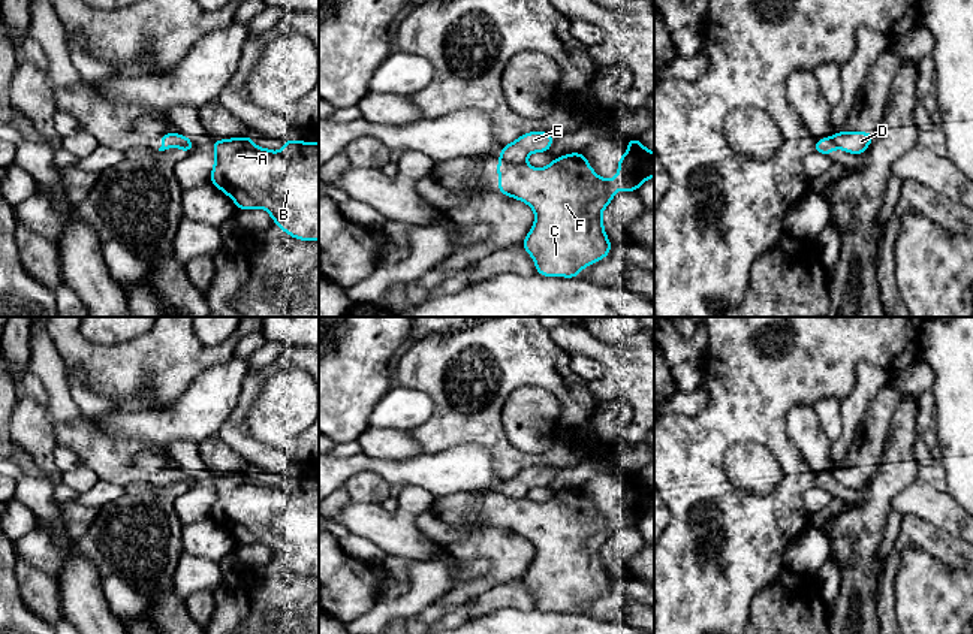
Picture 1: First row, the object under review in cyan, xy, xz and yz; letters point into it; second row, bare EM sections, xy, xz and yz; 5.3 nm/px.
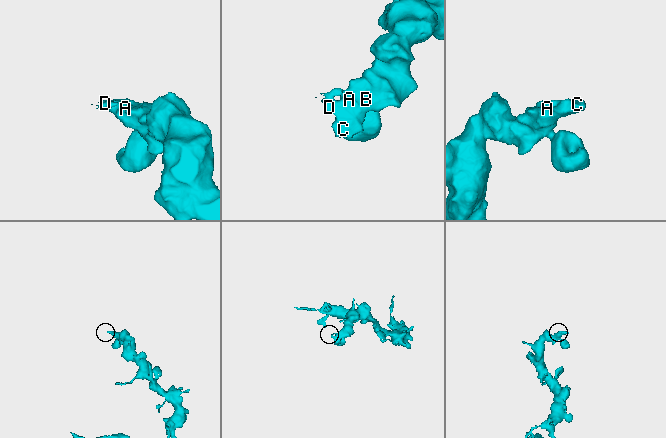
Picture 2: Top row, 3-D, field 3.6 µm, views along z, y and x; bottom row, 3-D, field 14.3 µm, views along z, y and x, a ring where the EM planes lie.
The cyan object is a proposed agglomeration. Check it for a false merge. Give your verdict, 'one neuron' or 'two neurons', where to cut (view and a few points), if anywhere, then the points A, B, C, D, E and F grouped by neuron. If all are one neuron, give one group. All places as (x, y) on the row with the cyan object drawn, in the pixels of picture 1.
two neurons; cut in xz along (500, 157), (514, 163), (524, 163); A B C D F / E

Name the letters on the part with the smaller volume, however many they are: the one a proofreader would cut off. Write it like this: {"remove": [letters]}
{"remove": ["E"]}

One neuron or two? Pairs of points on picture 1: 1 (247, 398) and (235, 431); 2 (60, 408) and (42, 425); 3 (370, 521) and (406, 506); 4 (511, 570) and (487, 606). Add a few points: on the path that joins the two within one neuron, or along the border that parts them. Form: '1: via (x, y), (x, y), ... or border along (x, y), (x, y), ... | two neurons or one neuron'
1: via (243, 405), (235, 423) | one neuron
2: border along (47, 408), (54, 422) | two neurons
3: via (379, 521), (392, 521), (398, 515) | one neuron
4: border along (520, 579), (496, 583), (470, 600) | two neurons

